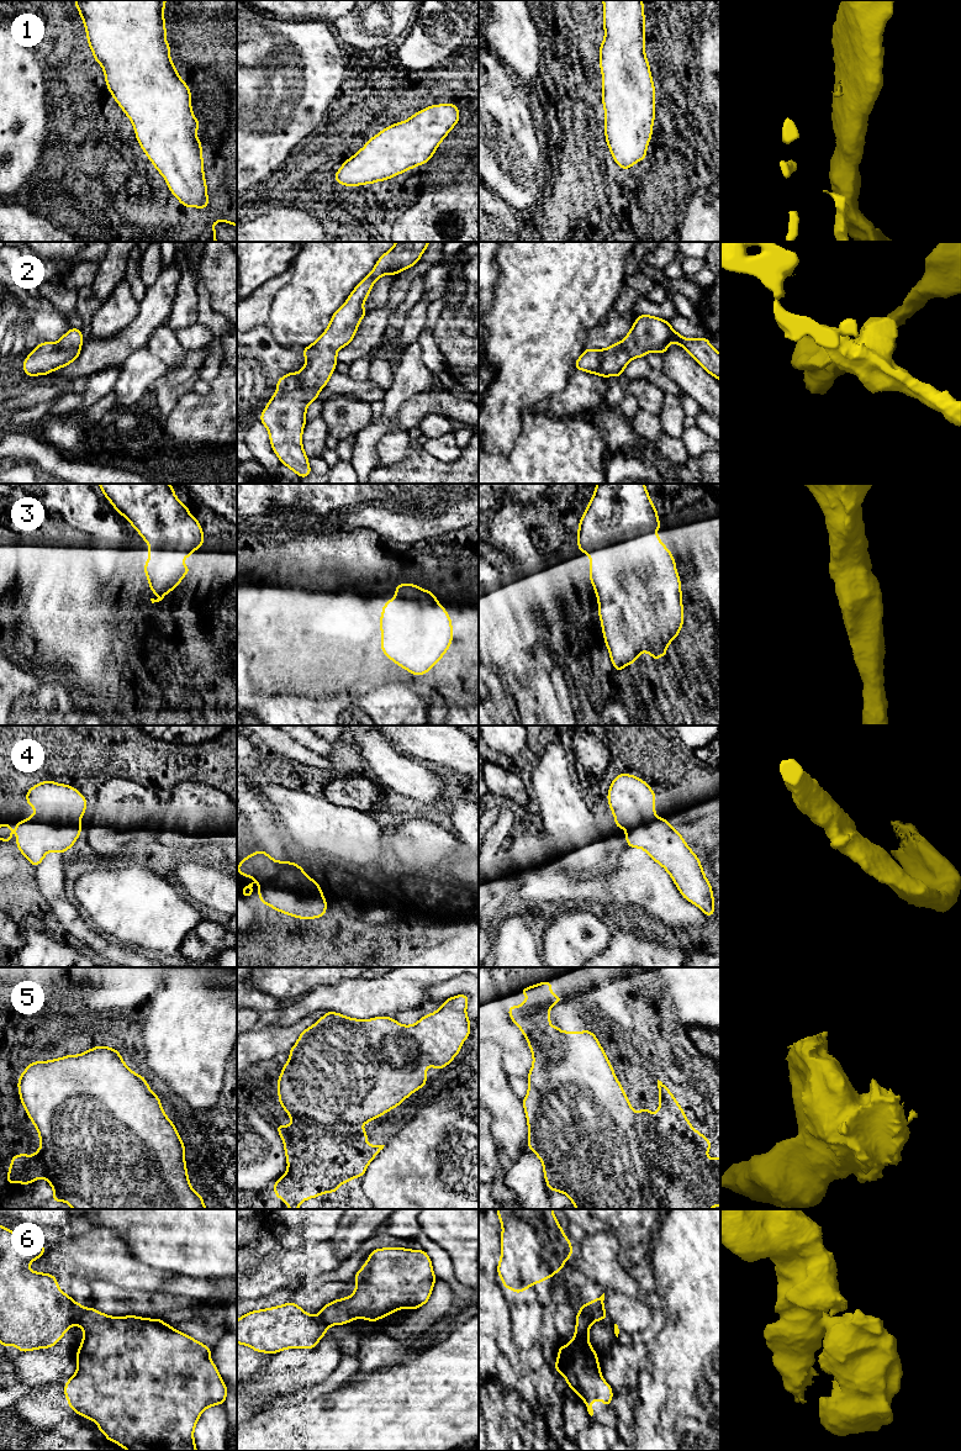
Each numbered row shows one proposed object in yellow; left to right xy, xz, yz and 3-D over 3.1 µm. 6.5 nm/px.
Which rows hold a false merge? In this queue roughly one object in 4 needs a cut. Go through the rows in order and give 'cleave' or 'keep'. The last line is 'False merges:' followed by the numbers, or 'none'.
1: keep
2: keep
3: keep
4: keep
5: keep
6: cleave
False merges: 6

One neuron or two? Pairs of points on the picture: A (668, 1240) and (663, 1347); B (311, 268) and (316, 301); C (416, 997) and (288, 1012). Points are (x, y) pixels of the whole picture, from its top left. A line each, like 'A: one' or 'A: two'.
A: one
B: one
C: one

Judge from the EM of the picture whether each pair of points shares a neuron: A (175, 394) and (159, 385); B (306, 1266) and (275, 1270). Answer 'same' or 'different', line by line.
A: same
B: same

